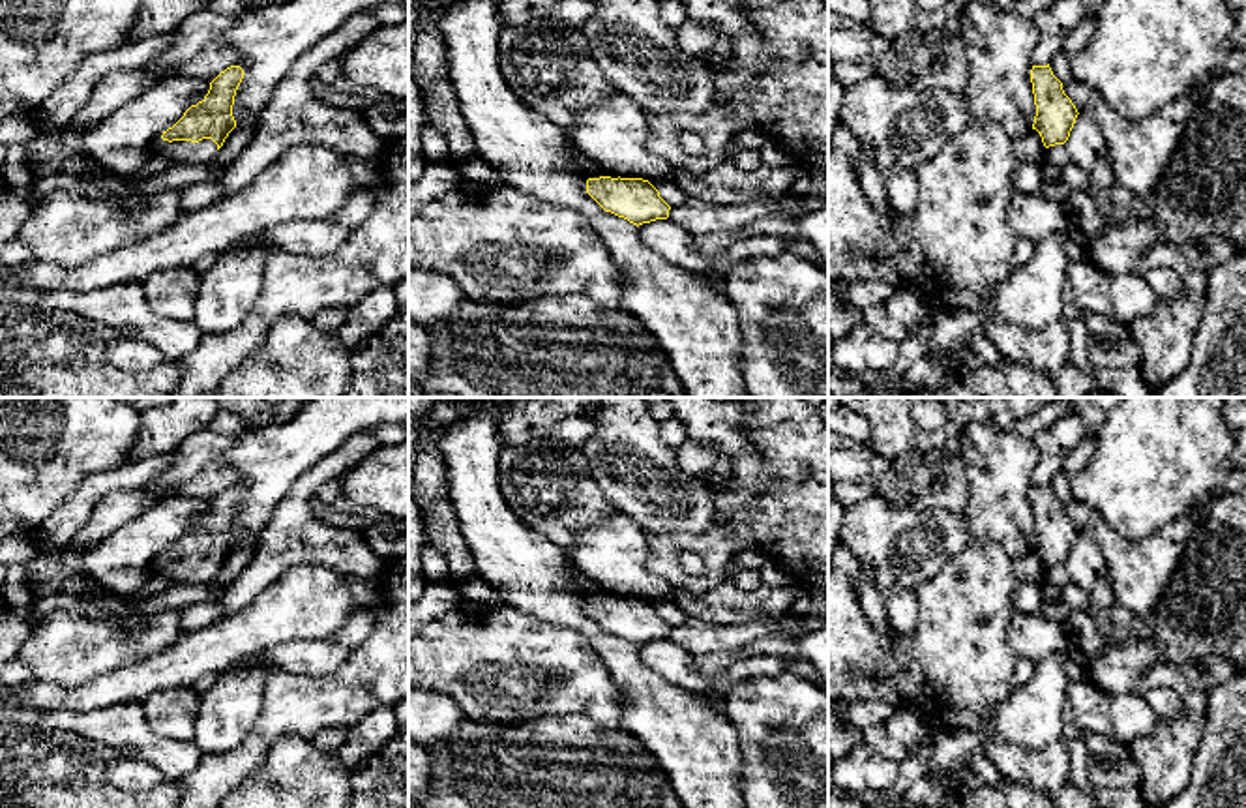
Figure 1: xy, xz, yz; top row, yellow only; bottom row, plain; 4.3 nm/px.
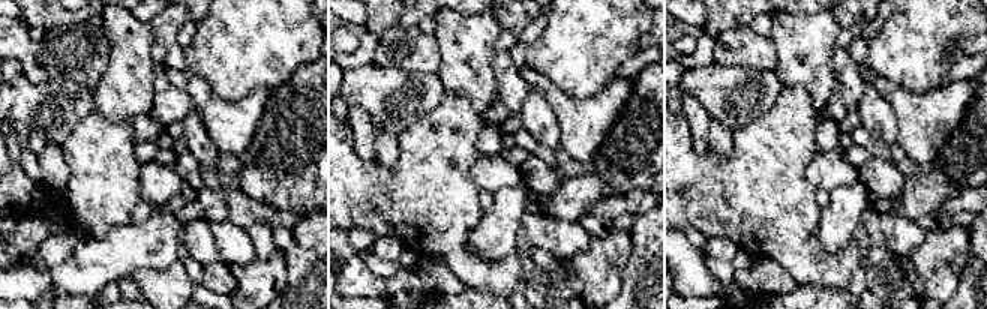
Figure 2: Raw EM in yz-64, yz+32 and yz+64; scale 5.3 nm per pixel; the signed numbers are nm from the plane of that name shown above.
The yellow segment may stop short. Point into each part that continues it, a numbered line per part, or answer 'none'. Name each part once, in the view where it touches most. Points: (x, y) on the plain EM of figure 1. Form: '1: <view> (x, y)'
1: xy (180, 572)

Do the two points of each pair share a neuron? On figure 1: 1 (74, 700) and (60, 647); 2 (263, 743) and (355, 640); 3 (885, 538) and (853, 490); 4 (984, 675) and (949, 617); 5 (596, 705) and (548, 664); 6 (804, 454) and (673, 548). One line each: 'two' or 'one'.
1: two
2: two
3: two
4: one
5: one
6: one

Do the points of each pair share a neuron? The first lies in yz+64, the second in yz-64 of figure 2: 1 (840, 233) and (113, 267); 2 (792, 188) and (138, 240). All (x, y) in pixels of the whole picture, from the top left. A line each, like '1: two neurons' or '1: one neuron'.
1: one neuron
2: two neurons

